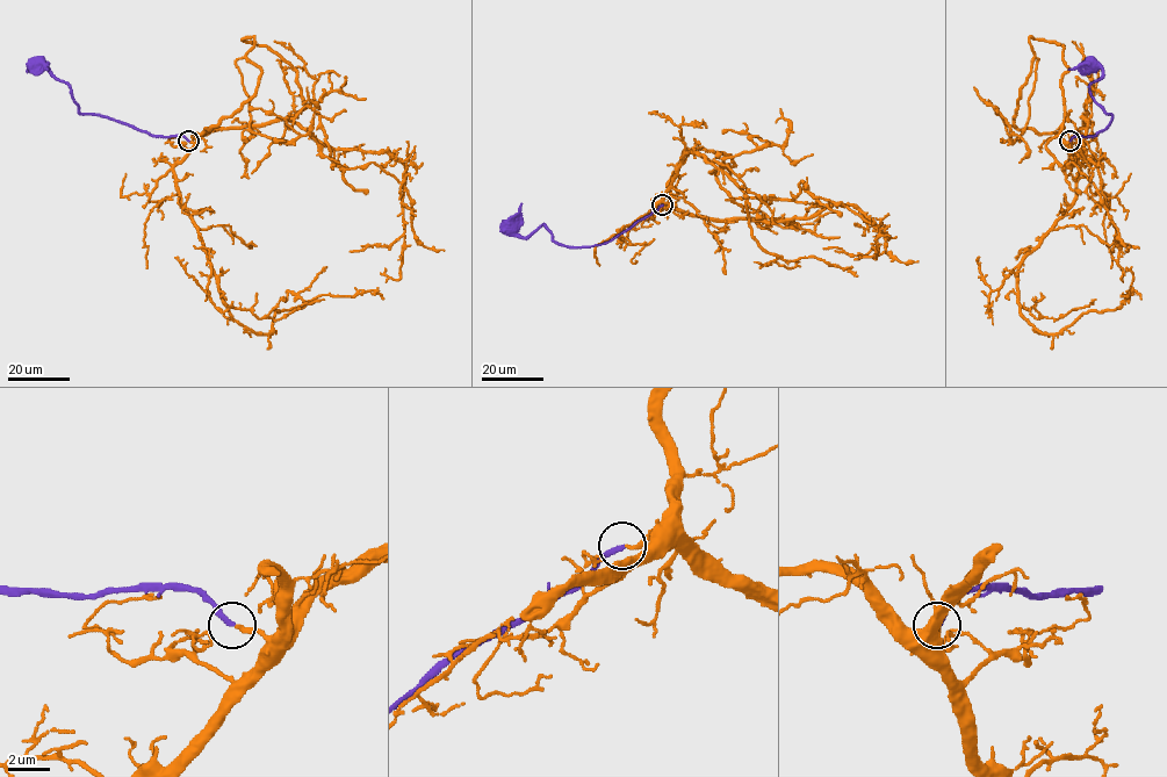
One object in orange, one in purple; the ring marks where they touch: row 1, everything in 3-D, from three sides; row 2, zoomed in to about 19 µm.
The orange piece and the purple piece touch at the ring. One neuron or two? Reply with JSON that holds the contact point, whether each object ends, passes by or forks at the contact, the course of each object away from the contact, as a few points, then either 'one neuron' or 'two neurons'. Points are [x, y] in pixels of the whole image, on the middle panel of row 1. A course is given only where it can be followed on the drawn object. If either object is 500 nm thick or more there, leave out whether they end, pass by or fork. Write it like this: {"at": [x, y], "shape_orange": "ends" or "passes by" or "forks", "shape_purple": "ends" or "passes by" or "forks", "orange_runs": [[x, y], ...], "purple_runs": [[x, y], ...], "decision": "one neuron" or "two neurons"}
{"at": [662, 204], "shape_orange": "ends", "shape_purple": "ends", "orange_runs": [[663, 204], [647, 215], [682, 158], [701, 155], [742, 192], [764, 250], [857, 277]], "purple_runs": [[662, 204], [597, 245], [559, 245], [544, 224], [527, 237], [520, 237], [517, 224], [512, 225]], "decision": "one neuron"}

